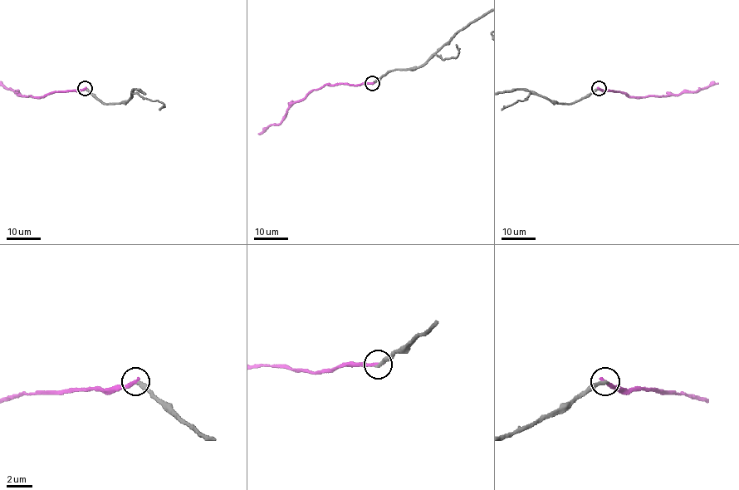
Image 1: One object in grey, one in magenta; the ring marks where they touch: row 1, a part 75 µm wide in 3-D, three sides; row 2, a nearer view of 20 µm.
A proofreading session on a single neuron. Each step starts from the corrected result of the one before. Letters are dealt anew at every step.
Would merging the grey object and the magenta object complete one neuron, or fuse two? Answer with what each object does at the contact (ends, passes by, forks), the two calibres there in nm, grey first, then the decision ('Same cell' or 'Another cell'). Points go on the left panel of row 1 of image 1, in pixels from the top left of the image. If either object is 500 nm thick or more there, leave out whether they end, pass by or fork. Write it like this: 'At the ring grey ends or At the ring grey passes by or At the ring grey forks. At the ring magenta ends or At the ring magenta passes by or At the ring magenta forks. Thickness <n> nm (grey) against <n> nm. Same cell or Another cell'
At the ring grey ends. At the ring magenta ends. Thickness 240 nm (grey) against 280 nm. Another cell

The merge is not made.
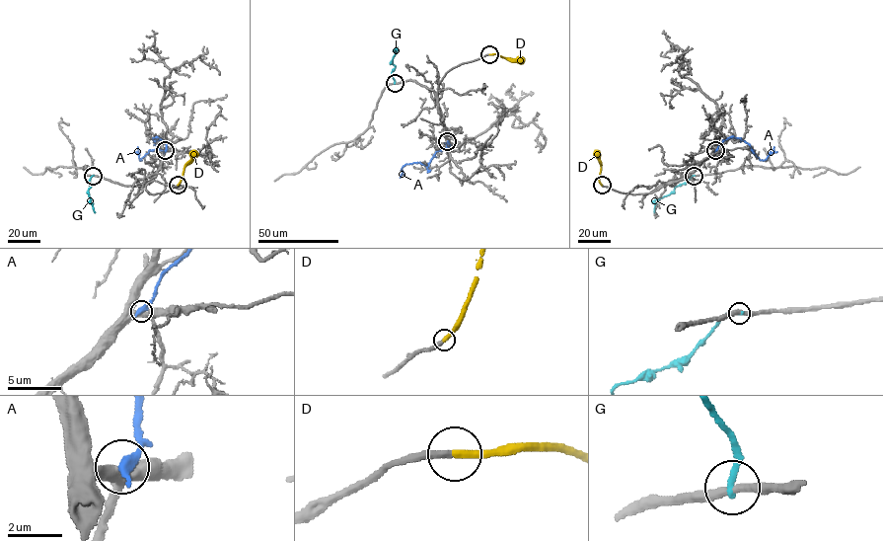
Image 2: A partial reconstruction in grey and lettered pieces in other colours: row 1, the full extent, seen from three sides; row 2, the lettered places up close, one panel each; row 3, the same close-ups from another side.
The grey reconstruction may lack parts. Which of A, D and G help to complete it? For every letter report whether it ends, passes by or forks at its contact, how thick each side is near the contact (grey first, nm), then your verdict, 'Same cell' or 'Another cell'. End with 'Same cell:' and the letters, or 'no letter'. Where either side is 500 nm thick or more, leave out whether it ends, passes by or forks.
A: It ends there. Thickness 360 nm (grey) against 480 nm. Another cell
D: It ends there. Thickness 280 nm (grey) against 300 nm. Same cell
G: It ends there. Thickness 320 nm (grey) against 240 nm. Another cell
Same cell: D

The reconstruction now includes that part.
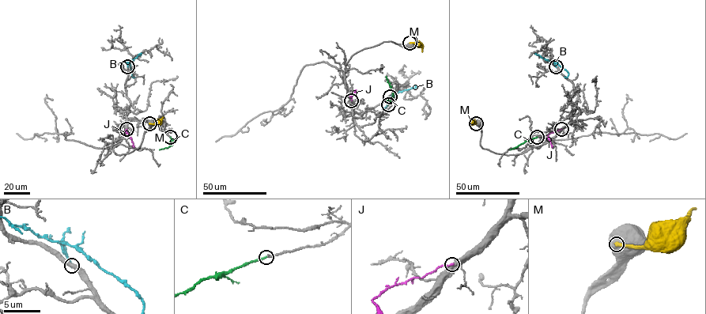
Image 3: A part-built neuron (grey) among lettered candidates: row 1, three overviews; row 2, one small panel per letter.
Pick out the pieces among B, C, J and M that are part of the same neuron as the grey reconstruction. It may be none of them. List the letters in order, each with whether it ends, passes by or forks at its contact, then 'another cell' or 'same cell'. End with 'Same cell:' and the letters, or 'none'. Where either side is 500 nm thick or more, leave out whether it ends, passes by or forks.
B: it ends there; another cell
C: it ends there; same cell
J: it ends there; another cell
M: another cell
Same cell: C

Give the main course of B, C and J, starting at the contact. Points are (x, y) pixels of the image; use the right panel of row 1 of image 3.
B: (556, 66), (554, 62), (534, 54)
C: (537, 137), (510, 149)
J: (561, 129), (548, 134), (552, 148)

